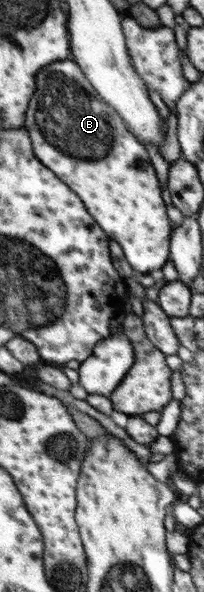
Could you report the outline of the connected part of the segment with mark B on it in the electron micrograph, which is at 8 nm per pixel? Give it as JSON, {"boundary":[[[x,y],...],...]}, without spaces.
{"boundary":[[[71,58],[45,66],[35,82],[37,90],[23,128],[30,134],[36,158],[77,193],[97,224],[111,234],[111,241],[121,244],[136,276],[162,269],[170,259],[172,228],[145,145],[130,133]]]}

